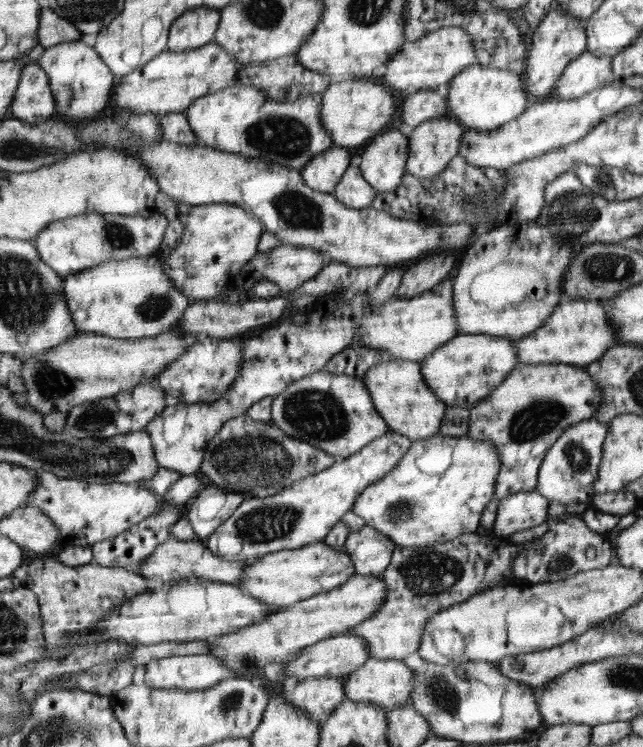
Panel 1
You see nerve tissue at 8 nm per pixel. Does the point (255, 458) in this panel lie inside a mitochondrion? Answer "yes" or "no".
yes

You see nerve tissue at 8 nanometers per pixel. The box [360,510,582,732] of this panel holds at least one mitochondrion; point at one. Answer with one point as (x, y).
(426, 572)

